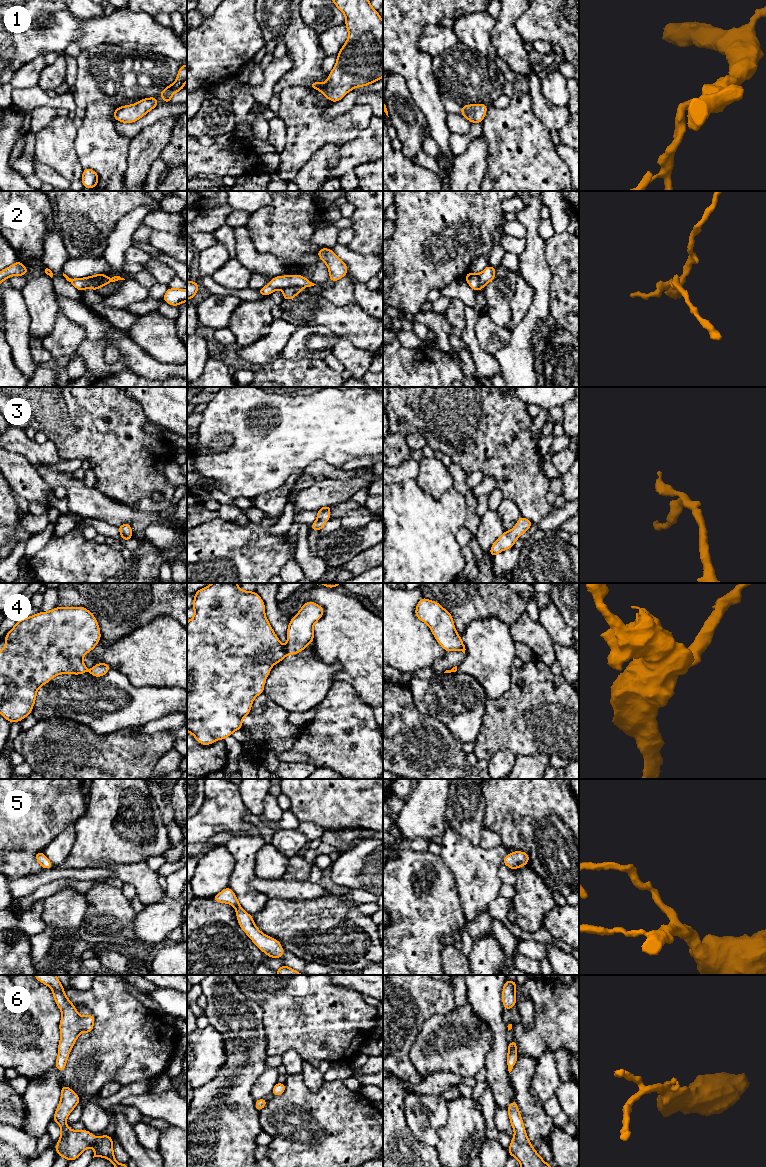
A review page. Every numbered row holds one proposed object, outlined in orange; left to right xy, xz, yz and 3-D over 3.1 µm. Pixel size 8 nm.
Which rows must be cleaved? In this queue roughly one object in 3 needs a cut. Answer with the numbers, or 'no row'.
2, 4

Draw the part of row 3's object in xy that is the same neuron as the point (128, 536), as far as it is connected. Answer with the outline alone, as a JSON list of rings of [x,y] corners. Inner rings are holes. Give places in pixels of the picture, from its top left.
[[[125,523],[122,524],[121,526],[117,527],[120,535],[121,535],[121,539],[120,540],[130,540],[133,538],[132,535],[132,528],[131,525],[129,523]]]

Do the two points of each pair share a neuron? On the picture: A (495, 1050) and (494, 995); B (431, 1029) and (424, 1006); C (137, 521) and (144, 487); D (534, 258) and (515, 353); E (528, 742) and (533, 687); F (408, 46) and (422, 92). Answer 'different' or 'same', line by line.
A: same
B: different
C: different
D: same
E: same
F: same

